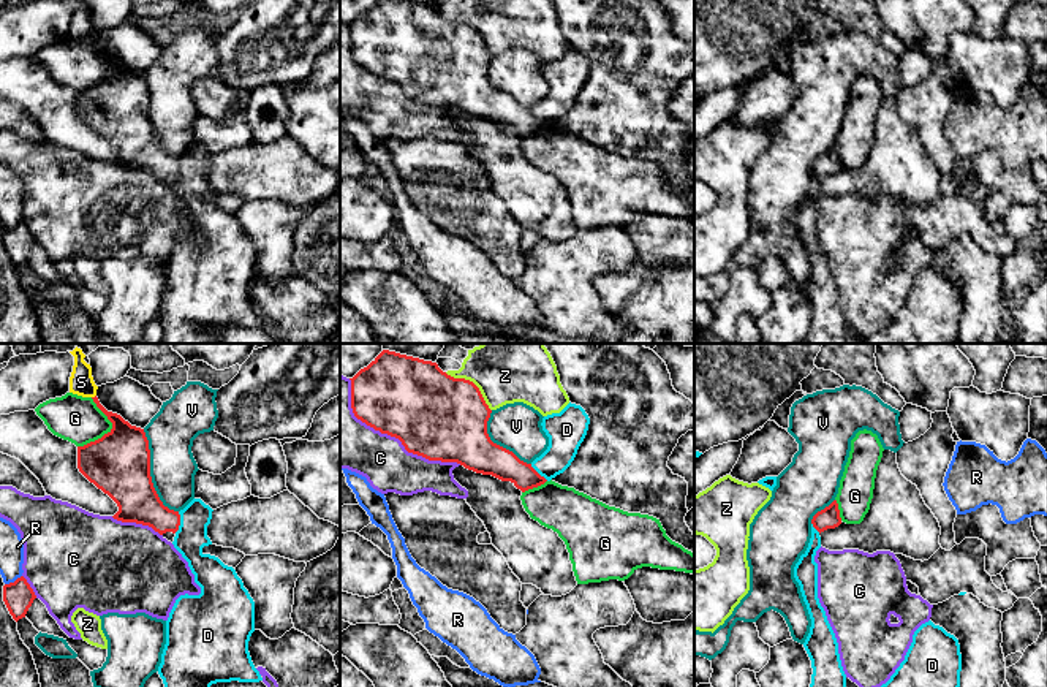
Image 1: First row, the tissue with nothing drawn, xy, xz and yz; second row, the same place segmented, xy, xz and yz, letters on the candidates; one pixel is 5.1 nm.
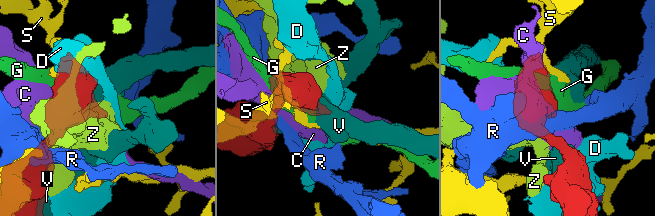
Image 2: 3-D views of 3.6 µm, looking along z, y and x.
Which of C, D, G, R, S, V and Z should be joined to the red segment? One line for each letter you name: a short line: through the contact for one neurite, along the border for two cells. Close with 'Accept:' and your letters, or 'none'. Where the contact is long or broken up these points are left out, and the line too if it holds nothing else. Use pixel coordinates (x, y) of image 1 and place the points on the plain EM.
Accept: none

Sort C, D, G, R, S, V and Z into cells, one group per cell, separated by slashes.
C / D / G / R / S / V / Z

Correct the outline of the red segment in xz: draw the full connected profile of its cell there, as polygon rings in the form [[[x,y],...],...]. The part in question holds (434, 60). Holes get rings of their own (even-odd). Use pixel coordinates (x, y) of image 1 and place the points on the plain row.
[[[378,0],[350,25],[354,62],[399,84],[408,98],[429,106],[457,108],[476,119],[511,127],[522,138],[547,127],[531,109],[490,85],[487,66],[492,55],[479,33],[470,25],[448,21],[437,8],[406,0]]]

